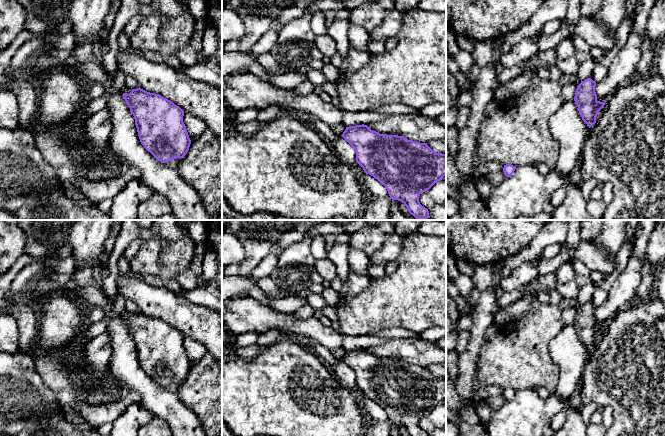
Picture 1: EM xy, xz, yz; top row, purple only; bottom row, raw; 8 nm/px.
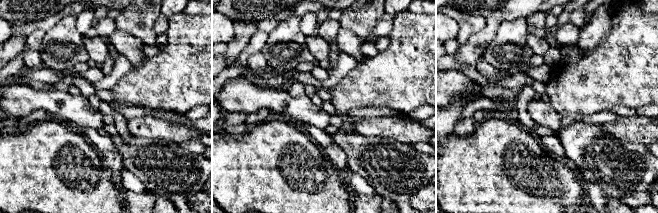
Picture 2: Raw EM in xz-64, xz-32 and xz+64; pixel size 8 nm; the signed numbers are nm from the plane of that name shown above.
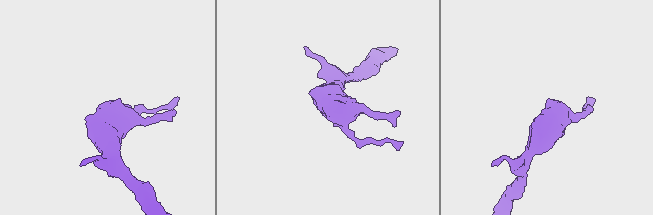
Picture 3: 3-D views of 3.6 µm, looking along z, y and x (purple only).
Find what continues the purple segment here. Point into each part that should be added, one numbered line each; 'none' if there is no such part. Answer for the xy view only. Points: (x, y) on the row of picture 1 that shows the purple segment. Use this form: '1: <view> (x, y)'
none

